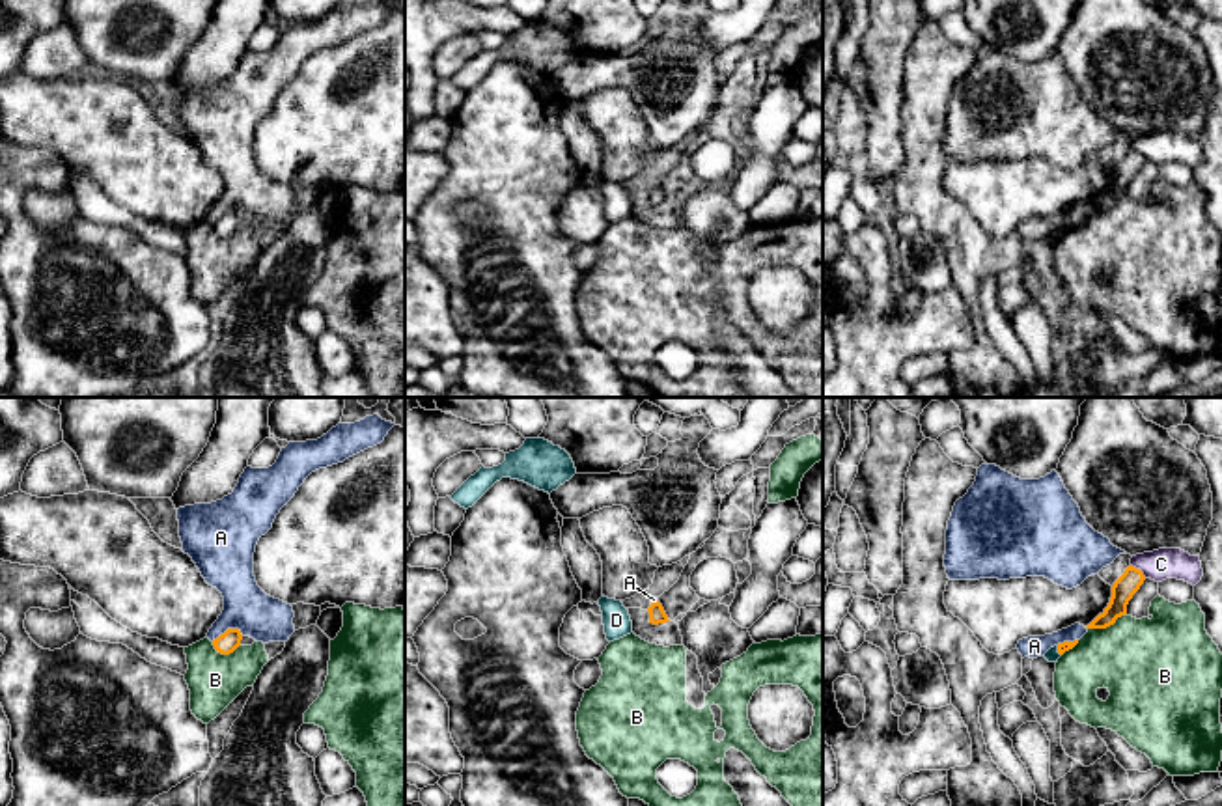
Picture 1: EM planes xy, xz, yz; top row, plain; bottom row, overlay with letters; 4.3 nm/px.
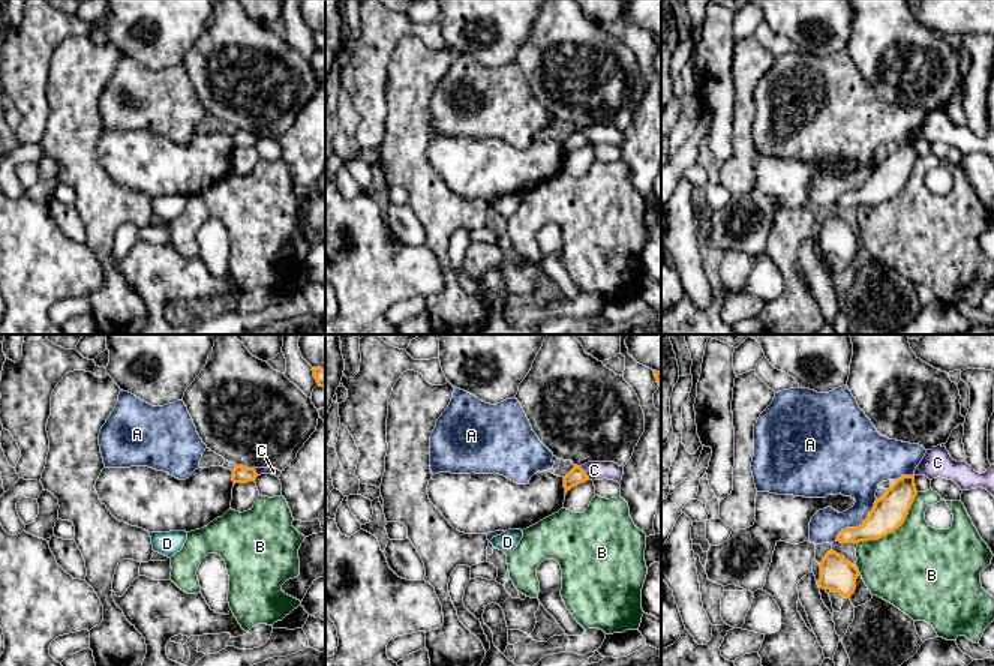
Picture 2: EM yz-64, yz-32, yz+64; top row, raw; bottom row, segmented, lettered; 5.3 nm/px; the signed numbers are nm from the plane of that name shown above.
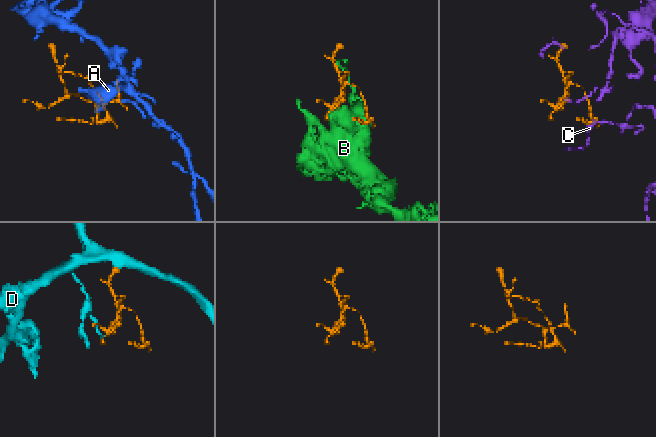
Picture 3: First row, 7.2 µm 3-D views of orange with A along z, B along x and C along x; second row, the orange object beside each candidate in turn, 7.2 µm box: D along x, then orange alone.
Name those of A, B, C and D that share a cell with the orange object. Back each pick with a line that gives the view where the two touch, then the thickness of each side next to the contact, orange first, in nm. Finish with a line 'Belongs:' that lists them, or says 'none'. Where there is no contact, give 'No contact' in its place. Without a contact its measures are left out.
Belongs: none

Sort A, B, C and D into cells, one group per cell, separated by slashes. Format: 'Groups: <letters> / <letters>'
Groups: A / B / C / D

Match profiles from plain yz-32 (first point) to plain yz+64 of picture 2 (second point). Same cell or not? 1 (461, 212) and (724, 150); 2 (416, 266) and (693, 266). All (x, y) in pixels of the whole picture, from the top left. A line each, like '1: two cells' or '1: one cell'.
1: two cells
2: two cells

